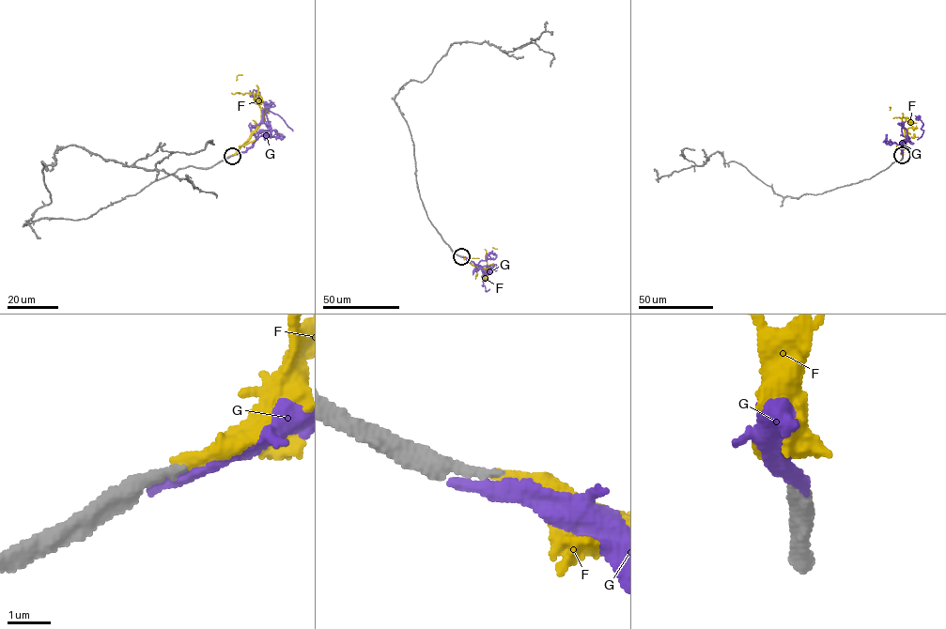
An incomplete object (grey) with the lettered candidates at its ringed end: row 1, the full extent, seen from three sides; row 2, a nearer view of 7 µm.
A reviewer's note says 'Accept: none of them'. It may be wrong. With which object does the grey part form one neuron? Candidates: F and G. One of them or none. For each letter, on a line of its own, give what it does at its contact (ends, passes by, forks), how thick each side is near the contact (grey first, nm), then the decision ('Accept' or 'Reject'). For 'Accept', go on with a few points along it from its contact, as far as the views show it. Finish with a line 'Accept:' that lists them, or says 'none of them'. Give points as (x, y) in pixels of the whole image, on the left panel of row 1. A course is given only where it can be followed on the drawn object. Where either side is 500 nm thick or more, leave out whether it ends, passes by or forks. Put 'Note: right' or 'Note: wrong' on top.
Note: wrong
F: It ends there. Thickness 200 nm (grey) against 320 nm. Reject
G: It ends there. Thickness 340 nm (grey) against 360 nm. Accept. Its course: (231, 156), (246, 151), (260, 131), (278, 136), (292, 130), (257, 97), (258, 92), (255, 96), (249, 96)
Accept: G

